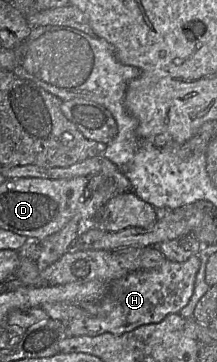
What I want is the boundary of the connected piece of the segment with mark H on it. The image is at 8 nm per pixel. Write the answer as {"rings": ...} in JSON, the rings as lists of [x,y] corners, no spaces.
{"rings":[[[198,253],[184,262],[165,260],[159,267],[131,271],[109,282],[105,295],[96,301],[47,302],[41,307],[49,318],[64,323],[67,336],[94,336],[132,331],[142,325],[159,323],[169,314],[179,313],[186,307],[194,293],[201,264]]]}

